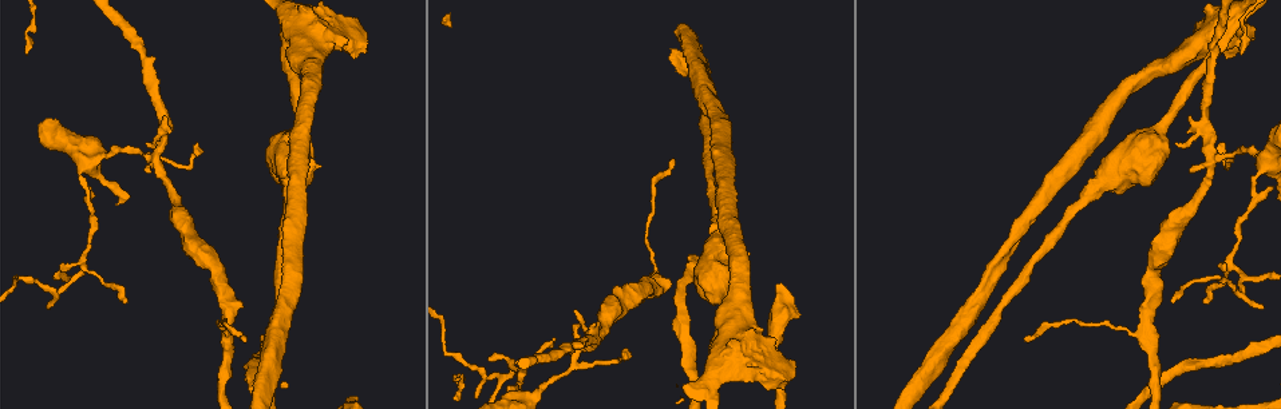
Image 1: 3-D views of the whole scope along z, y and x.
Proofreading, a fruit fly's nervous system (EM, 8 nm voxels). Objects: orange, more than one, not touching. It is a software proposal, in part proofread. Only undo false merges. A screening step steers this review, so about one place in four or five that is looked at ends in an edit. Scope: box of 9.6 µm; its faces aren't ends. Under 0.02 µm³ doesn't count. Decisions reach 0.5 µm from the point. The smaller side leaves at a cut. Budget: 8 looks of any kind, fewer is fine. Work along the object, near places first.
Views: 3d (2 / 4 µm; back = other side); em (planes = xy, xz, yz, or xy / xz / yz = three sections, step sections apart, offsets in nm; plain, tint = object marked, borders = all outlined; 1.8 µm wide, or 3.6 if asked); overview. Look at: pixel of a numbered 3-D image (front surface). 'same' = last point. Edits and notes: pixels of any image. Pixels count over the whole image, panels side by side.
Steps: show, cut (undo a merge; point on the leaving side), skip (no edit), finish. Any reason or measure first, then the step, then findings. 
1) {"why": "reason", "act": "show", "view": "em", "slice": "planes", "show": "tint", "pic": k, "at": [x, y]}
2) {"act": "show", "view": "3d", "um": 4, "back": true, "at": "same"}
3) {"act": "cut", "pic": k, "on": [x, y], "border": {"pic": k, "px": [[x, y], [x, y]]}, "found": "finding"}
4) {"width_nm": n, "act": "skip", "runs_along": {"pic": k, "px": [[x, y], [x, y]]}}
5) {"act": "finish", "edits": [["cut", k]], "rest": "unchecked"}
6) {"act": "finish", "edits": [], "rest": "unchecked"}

{"act": "show", "view": "em", "slice": "planes", "show": "plain", "pic": 1, "at": [714, 372]}

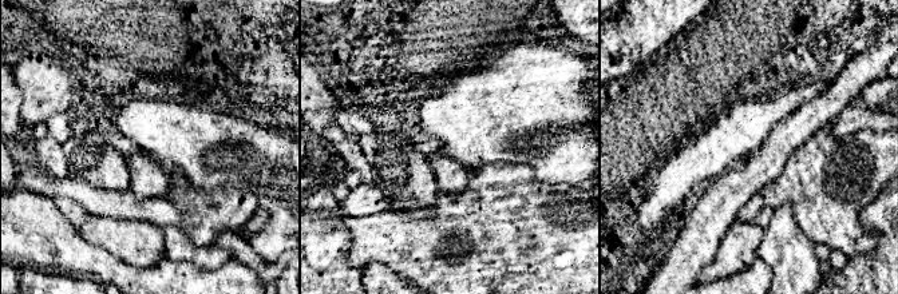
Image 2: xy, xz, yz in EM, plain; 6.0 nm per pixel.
{"act": "show", "view": "em", "slice": "planes", "show": "tint", "at": "same"}

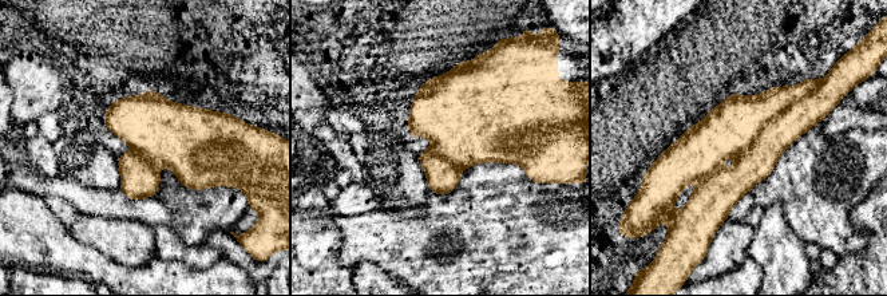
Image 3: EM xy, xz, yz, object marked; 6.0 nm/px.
{"width_nm": 400, "act": "cut", "pic": 3, "on": [760, 160], "part_leaving": {"pic": 3, "px": [[806, 101], [729, 185], [689, 208]]}, "found": "two neurons meet here"}

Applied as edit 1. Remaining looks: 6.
{"act": "show", "view": "3d", "um": 2, "pic": 1, "at": [151, 155]}

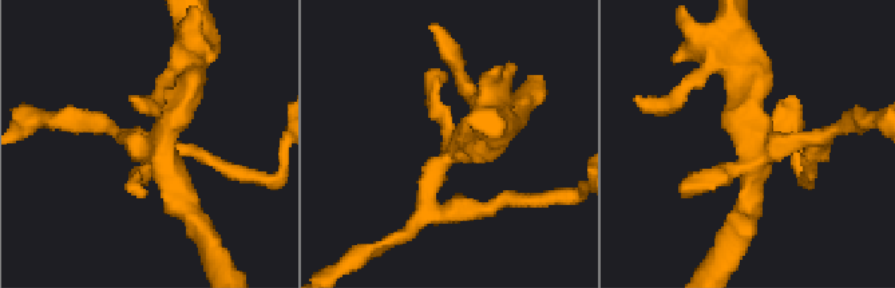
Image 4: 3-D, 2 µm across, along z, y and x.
{"why": "now the EM", "act": "show", "view": "em", "slice": "planes", "show": "borders", "pic": 4, "at": [449, 159]}

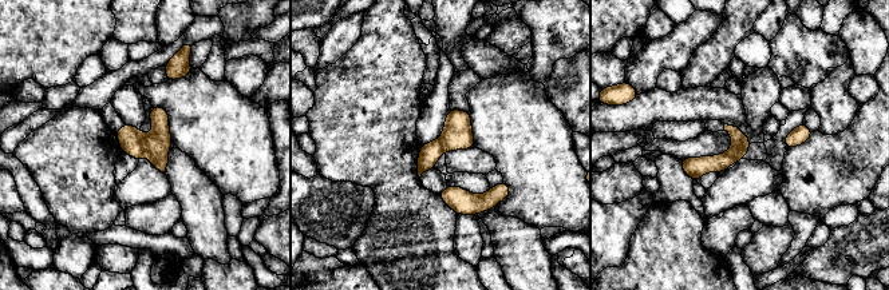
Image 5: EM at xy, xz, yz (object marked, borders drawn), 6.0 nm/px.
{"act": "cut", "pic": 5, "on": [130, 138], "border": {"pic": 5, "px": [[141, 135], [145, 153]]}, "found": "a second neuron is stuck on"}

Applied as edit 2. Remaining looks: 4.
{"act": "finish", "edits": [["cut", 3], ["cut", 5]], "rest": "unchecked"}

